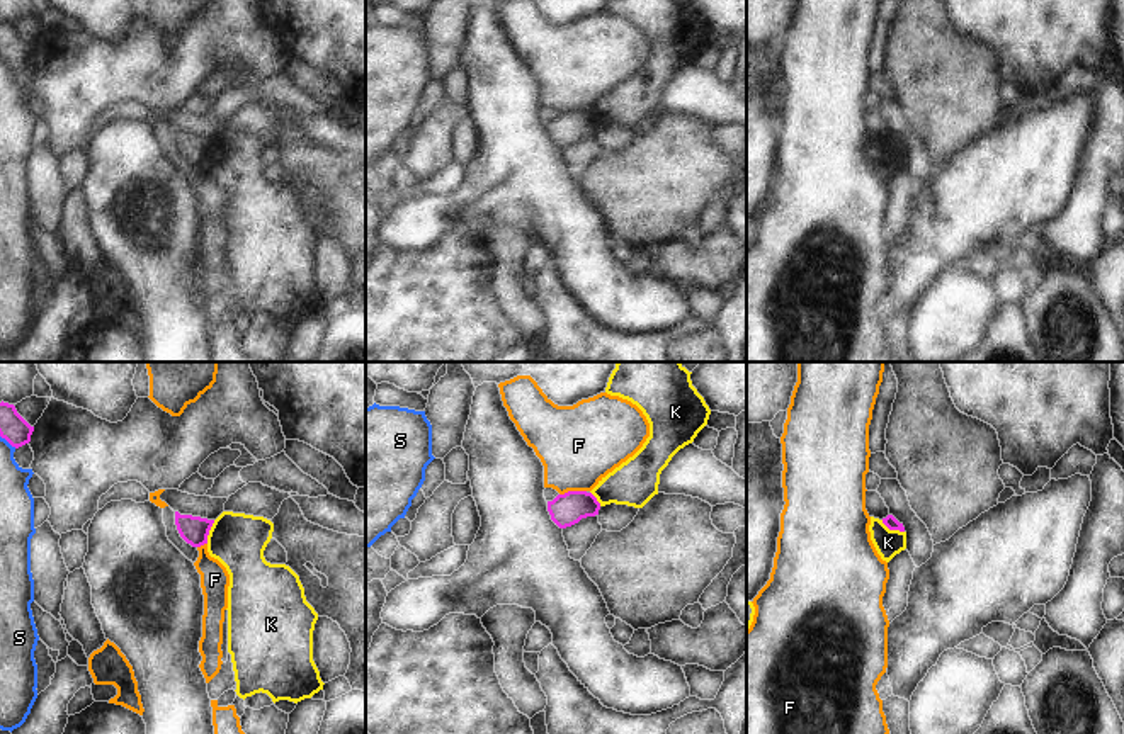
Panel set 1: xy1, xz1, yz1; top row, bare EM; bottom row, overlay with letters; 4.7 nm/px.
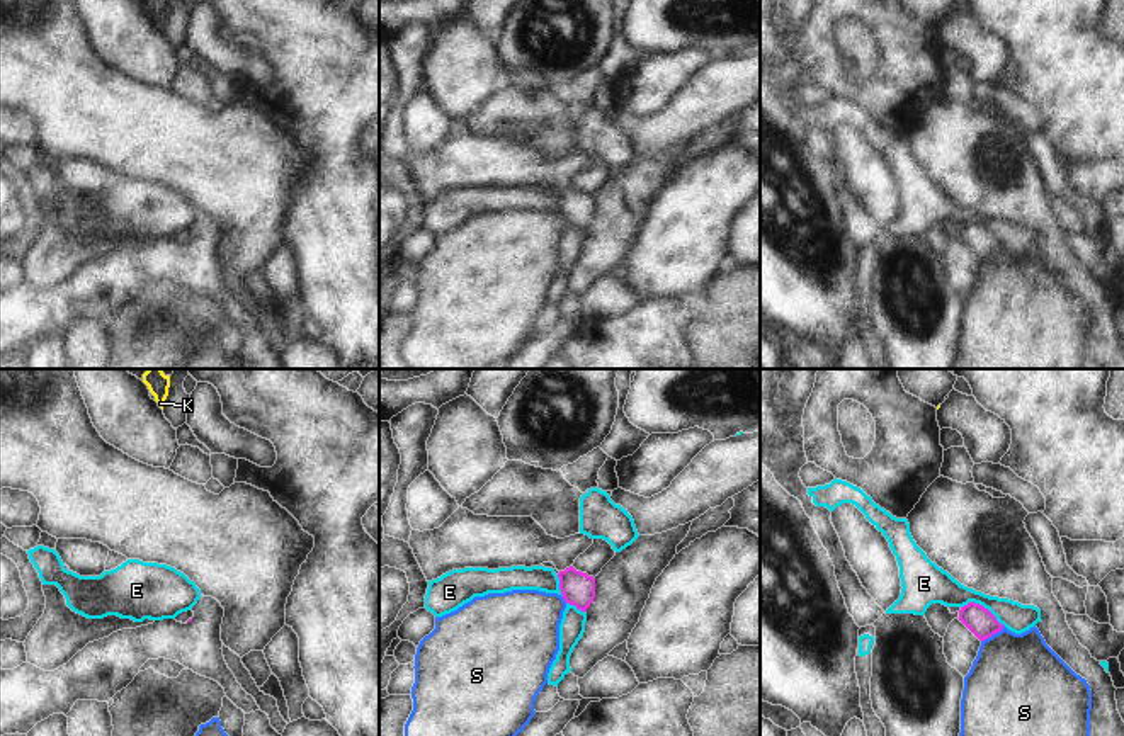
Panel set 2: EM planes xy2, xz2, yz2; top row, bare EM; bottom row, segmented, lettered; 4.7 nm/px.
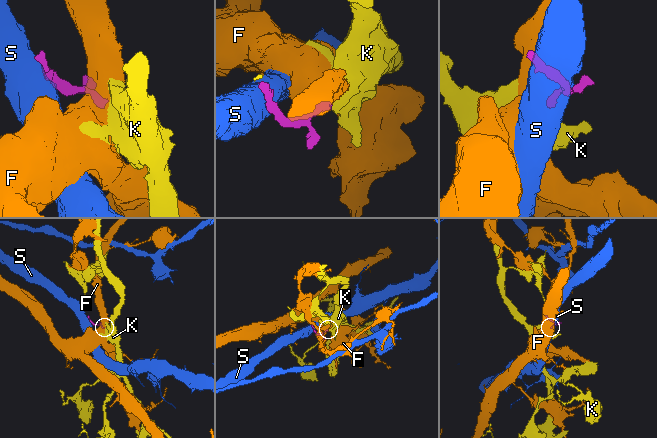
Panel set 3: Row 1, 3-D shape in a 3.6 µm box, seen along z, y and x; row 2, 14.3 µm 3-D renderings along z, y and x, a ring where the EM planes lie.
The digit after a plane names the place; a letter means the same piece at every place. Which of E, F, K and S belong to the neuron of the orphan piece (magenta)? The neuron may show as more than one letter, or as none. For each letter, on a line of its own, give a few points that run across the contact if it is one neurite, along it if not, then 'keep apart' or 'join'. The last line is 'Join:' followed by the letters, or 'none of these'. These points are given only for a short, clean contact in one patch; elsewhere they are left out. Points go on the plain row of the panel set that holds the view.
E: line yz2 (961, 225), (978, 221), (1004, 243); keep apart
F: line xz1 (585, 109), (568, 109), (560, 114); keep apart
K: line yz1 (881, 140), (890, 148), (903, 152); keep apart
S: keep apart
Join: none of these

